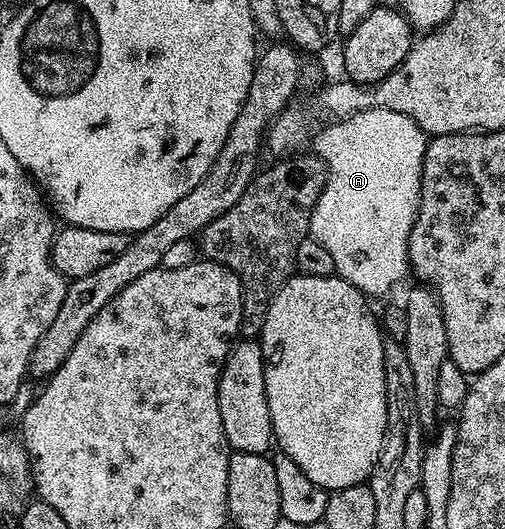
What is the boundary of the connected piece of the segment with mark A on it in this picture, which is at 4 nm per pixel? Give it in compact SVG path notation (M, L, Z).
M374 107L368 111L357 111L348 119L341 119L324 126L322 130L314 136L314 154L321 156L327 163L327 184L323 186L323 192L319 195L319 200L315 202L314 209L311 210L311 225L309 228L310 238L316 239L325 249L329 249L329 257L333 257L335 274L340 279L349 281L364 296L387 295L406 275L409 275L409 240L411 237L411 225L415 221L417 208L419 206L419 182L423 179L423 158L427 152L429 136L419 124L414 123L405 113L393 113L384 107Z

